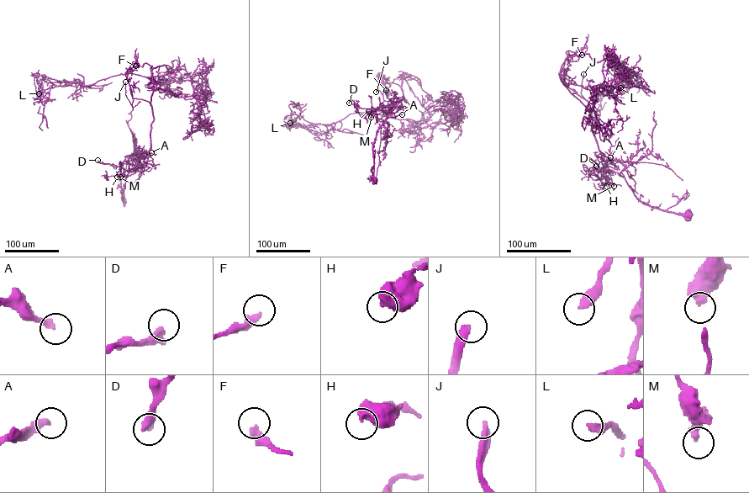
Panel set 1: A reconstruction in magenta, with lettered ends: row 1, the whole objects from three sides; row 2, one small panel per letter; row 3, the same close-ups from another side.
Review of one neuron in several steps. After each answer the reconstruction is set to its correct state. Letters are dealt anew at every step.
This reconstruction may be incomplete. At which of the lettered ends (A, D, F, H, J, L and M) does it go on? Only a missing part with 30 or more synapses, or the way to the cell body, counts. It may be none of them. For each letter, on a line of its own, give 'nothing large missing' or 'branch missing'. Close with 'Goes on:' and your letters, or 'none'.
A: nothing large missing
D: nothing large missing
F: nothing large missing
H: nothing large missing
J: branch missing
L: branch missing
M: nothing large missing
Goes on: J, L

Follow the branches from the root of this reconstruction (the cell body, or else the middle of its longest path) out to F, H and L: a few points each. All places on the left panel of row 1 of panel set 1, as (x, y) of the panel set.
F: (124, 202), (153, 119), (150, 103), (132, 98), (125, 72), (135, 66)
H: (124, 202), (125, 178), (138, 166), (135, 155), (139, 163), (124, 168), (117, 177)
L: (124, 202), (133, 157), (150, 146), (151, 70), (181, 68), (87, 85), (39, 75), (39, 93)

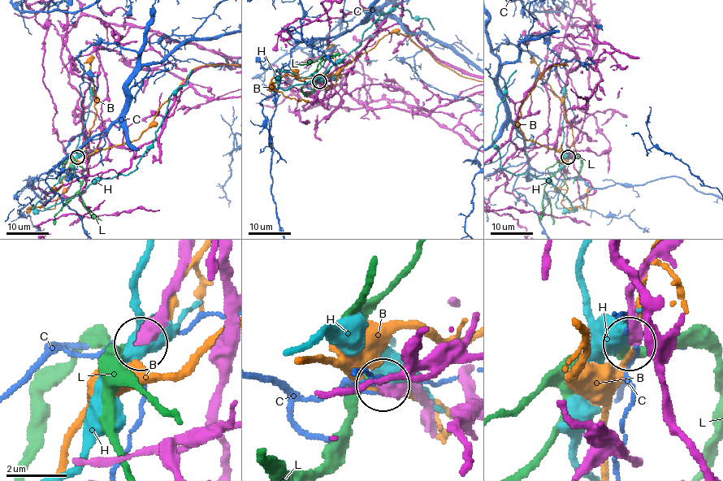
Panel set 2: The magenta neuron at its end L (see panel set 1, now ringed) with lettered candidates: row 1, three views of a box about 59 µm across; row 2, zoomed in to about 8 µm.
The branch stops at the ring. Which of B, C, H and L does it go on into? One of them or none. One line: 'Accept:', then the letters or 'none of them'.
Accept: L

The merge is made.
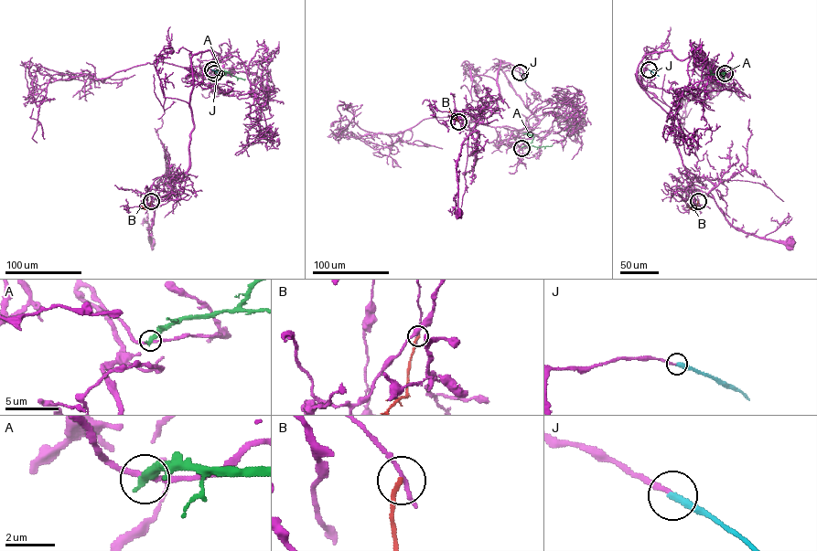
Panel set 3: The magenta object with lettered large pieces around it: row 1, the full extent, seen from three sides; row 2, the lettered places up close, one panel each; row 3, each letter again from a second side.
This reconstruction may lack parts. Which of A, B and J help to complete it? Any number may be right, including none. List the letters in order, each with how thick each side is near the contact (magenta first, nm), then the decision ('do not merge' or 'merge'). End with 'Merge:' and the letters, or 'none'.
A: 200 nm thick on the magenta side, 380 nm on the other; do not merge
B: 200 nm thick on the magenta side, 180 nm on the other; do not merge
J: 170 nm thick on the magenta side, 320 nm on the other; merge
Merge: J

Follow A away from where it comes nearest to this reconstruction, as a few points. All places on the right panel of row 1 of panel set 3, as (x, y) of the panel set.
A: (725, 73), (711, 74), (711, 72)

